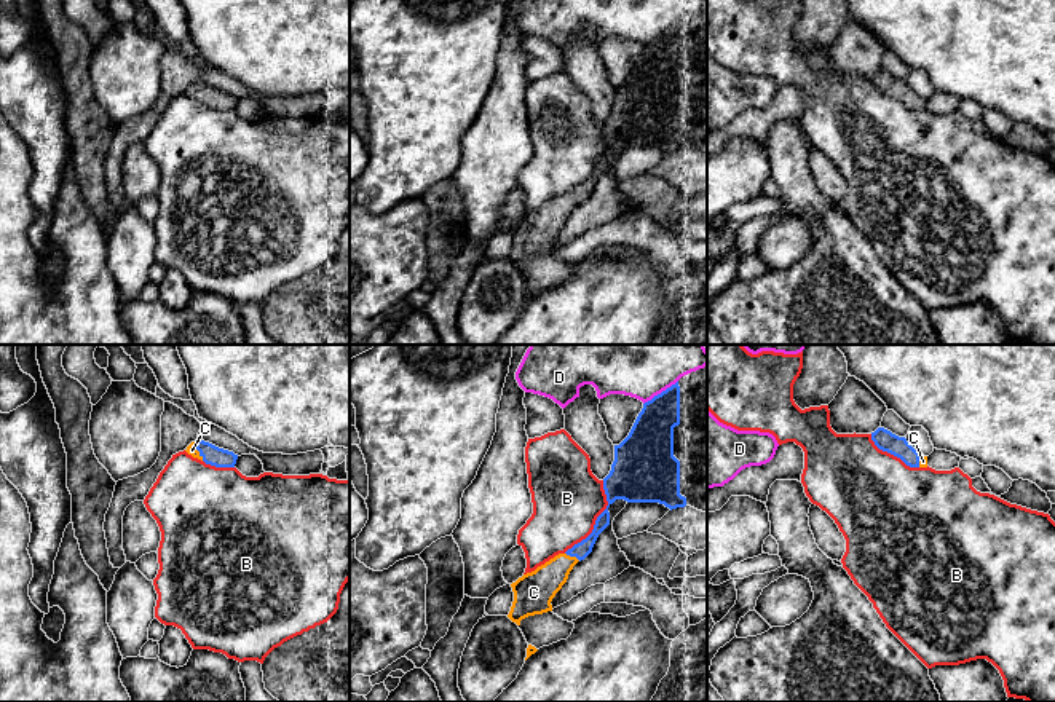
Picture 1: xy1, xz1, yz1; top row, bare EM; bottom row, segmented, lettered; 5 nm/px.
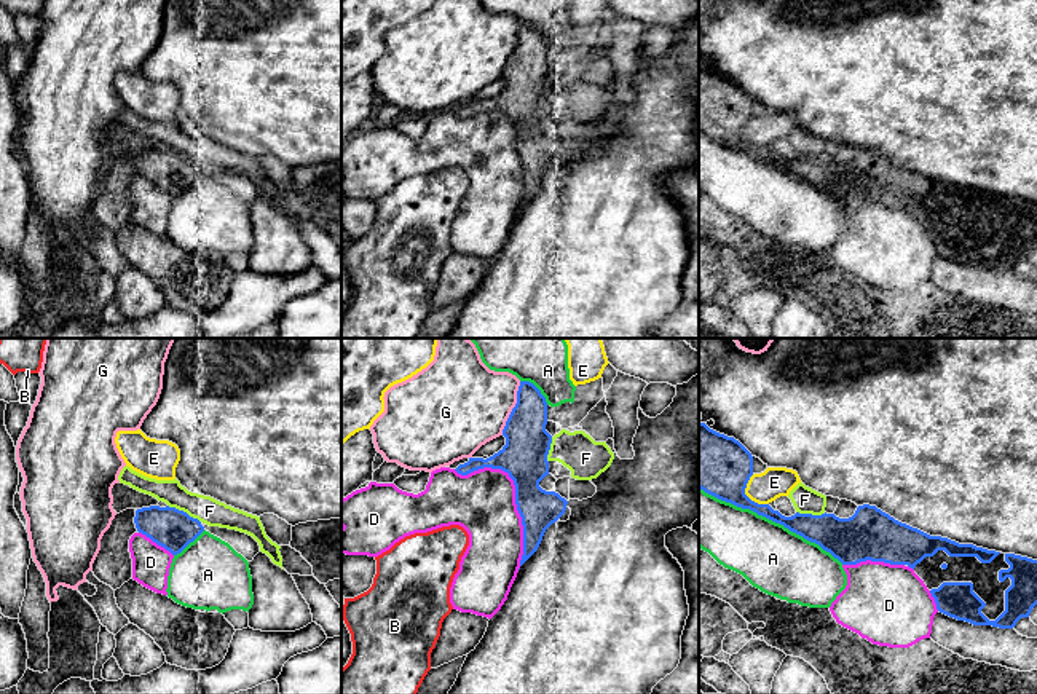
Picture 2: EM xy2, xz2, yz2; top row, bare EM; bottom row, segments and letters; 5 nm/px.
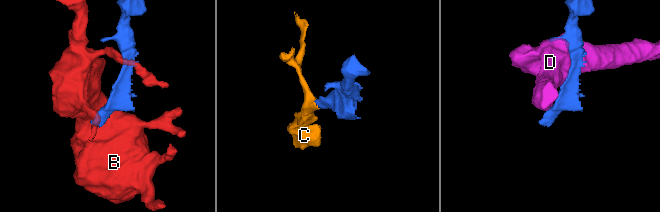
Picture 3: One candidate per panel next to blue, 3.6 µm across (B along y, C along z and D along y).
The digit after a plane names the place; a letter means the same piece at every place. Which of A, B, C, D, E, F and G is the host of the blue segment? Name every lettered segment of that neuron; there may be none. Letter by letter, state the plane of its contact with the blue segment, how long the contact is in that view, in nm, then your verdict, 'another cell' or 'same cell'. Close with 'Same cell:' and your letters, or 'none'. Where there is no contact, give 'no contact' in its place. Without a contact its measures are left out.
A: yz2 | 800 nm | another cell
B: xz1 | 420 nm | another cell
C: xy1 | 110 nm | same cell
D: xz2 | 600 nm | another cell
E: yz2 | 180 nm | another cell
F: xy2 | 190 nm | another cell
G: xz2 | 280 nm | another cell
Same cell: C

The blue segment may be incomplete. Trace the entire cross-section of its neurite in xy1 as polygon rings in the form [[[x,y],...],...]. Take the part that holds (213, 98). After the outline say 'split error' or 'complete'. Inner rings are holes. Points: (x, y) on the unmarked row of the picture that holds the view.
[[[200,81],[192,85],[185,94],[192,97],[193,101],[198,101],[204,104],[206,107],[211,107],[215,110],[235,110],[238,102],[238,97],[235,97],[233,94],[219,91]]] | split error

